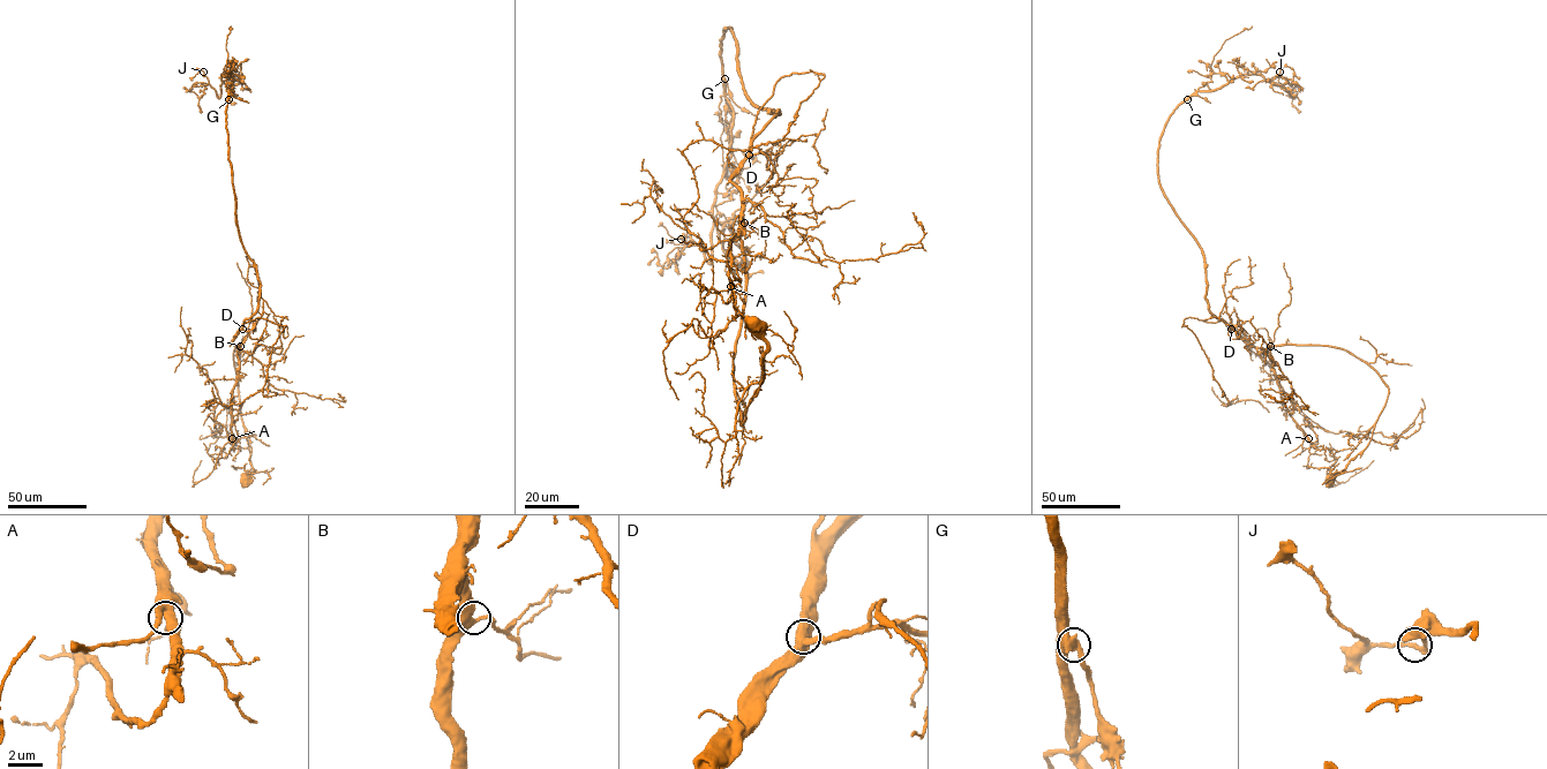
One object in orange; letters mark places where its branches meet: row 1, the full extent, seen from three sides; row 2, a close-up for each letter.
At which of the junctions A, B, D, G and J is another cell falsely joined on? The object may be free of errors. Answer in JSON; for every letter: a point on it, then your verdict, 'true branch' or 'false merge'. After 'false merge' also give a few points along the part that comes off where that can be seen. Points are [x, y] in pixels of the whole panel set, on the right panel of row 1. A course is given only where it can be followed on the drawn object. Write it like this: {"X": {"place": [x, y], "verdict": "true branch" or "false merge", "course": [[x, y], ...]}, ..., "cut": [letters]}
{"A": {"place": [1308, 438], "verdict": "true branch"}, "B": {"place": [1270, 346], "verdict": "true branch"}, "D": {"place": [1231, 329], "verdict": "true branch"}, "G": {"place": [1187, 99], "verdict": "false merge", "course": [[1187, 99], [1210, 81], [1211, 62], [1225, 40], [1252, 25]]}, "J": {"place": [1279, 72], "verdict": "true branch"}, "cut": ["G"]}

